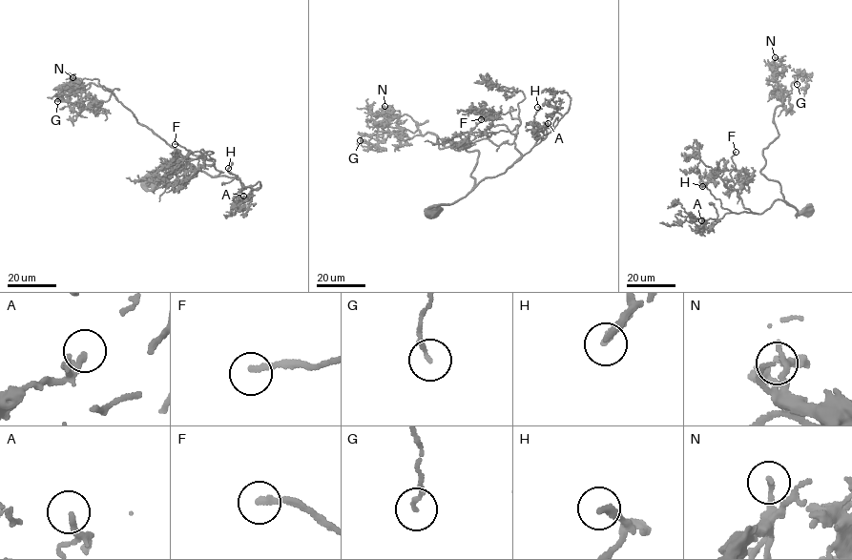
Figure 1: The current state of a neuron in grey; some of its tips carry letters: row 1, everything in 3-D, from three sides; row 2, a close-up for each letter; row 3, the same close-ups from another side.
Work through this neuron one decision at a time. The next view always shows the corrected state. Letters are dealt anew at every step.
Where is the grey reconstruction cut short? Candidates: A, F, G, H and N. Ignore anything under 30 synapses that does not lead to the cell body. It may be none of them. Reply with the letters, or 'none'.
F, H

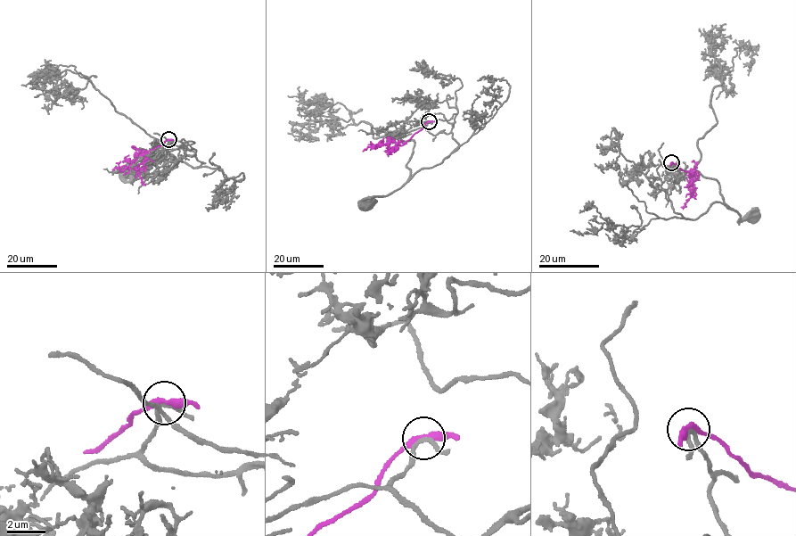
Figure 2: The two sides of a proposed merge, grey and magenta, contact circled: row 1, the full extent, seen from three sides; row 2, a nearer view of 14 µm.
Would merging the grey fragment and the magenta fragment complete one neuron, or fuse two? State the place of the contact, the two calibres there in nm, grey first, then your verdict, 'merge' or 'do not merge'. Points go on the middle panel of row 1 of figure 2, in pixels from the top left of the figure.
place (429, 121); calibres 190 and 320 nm; merge

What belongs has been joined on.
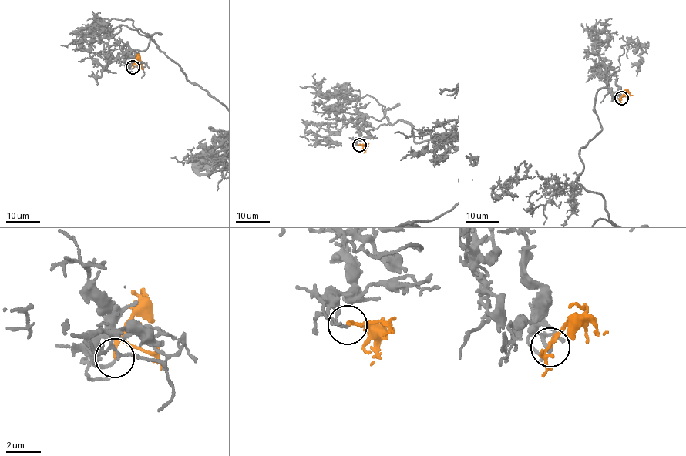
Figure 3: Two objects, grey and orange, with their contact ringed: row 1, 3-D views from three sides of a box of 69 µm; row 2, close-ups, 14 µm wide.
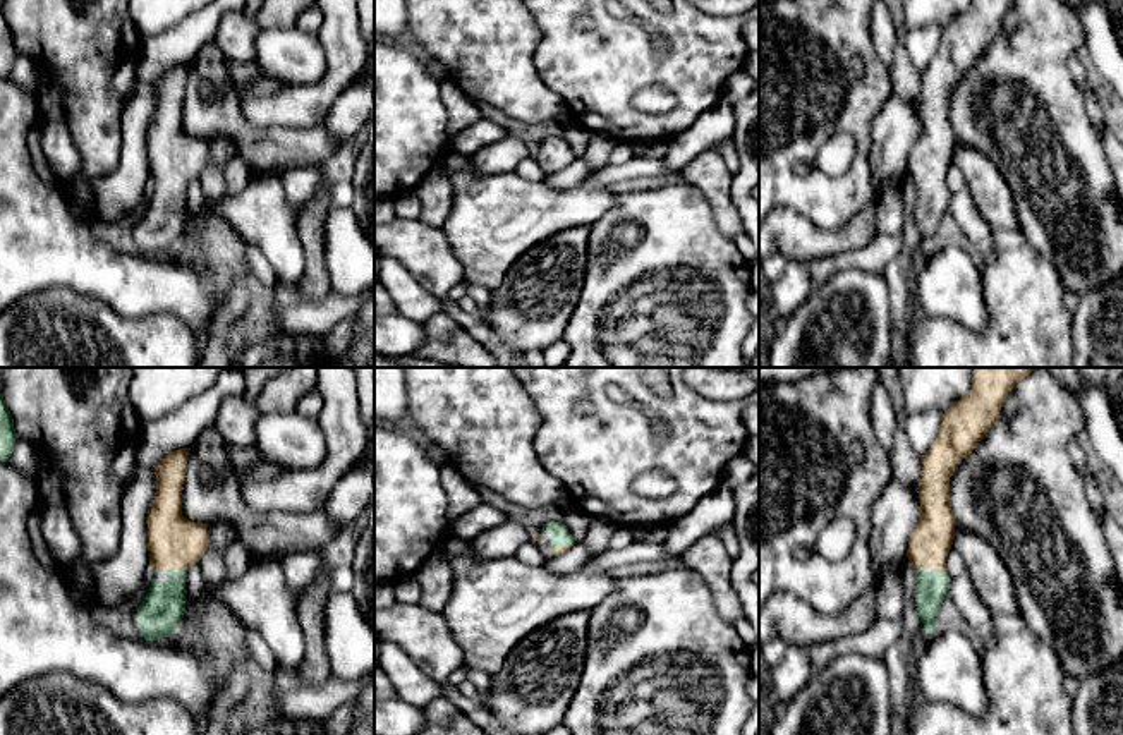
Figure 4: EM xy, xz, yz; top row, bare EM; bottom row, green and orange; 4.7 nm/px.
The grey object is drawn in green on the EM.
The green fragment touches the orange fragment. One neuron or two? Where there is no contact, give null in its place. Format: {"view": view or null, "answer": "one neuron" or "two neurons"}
{"view": "yz", "answer": "one neuron"}

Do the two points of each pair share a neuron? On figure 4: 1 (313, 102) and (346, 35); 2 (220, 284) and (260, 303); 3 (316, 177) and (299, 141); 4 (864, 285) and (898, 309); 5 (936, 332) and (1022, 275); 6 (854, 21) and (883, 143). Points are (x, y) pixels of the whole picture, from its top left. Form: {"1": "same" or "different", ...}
{"1": "same", "2": "same", "3": "different", "4": "different", "5": "same", "6": "different"}

